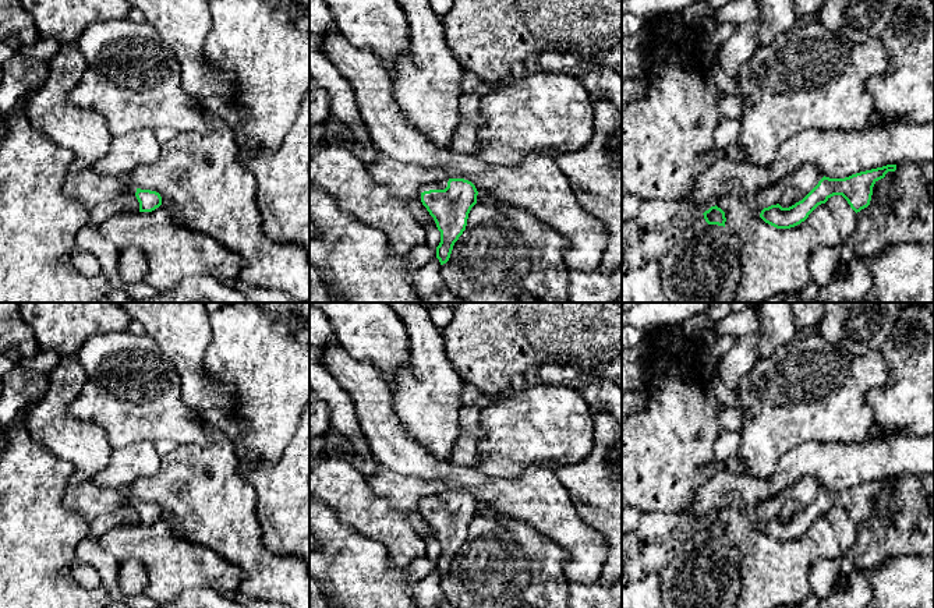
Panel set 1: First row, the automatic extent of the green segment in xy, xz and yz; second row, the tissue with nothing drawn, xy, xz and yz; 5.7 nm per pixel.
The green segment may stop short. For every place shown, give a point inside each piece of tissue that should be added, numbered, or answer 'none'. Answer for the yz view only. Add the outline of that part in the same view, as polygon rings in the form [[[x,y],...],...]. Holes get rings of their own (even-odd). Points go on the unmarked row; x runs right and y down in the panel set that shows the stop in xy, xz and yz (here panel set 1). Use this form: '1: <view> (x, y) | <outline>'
none

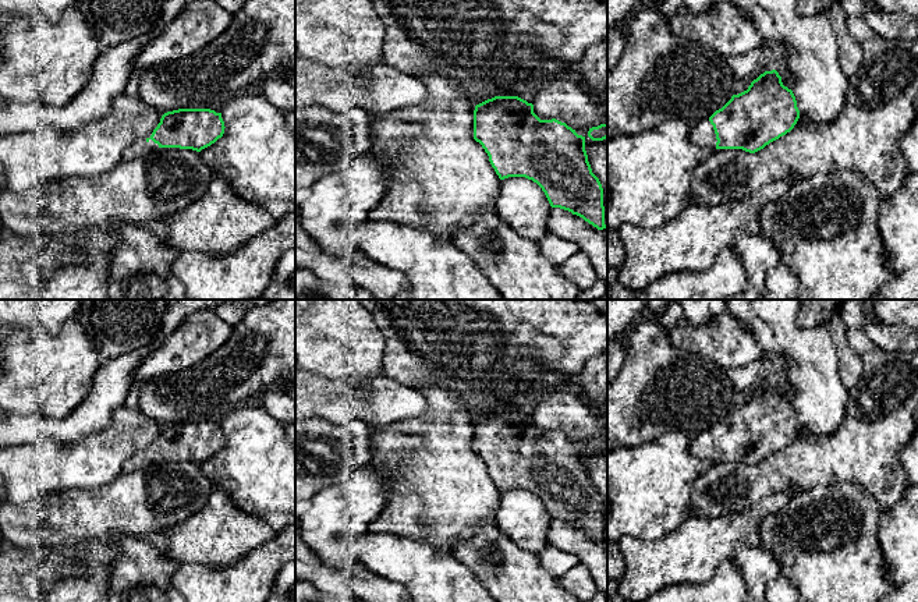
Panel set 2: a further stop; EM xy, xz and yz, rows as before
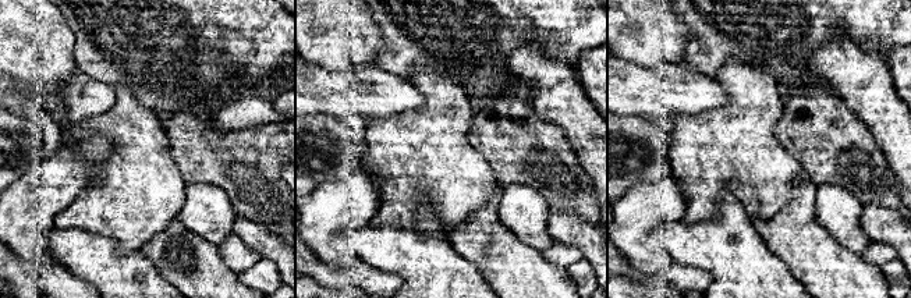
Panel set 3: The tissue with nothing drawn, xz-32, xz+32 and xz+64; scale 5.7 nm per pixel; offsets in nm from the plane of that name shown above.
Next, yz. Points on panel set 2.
1: yz (702, 446) | [[[709,431],[691,439],[690,450],[694,456],[716,463],[716,446]]]

